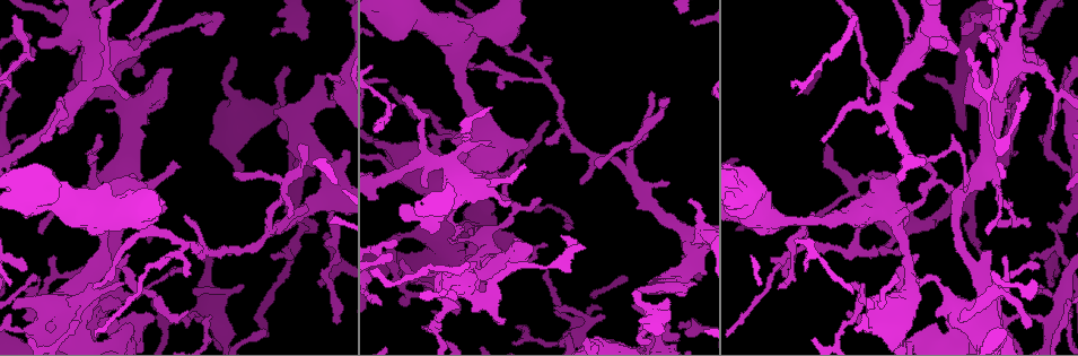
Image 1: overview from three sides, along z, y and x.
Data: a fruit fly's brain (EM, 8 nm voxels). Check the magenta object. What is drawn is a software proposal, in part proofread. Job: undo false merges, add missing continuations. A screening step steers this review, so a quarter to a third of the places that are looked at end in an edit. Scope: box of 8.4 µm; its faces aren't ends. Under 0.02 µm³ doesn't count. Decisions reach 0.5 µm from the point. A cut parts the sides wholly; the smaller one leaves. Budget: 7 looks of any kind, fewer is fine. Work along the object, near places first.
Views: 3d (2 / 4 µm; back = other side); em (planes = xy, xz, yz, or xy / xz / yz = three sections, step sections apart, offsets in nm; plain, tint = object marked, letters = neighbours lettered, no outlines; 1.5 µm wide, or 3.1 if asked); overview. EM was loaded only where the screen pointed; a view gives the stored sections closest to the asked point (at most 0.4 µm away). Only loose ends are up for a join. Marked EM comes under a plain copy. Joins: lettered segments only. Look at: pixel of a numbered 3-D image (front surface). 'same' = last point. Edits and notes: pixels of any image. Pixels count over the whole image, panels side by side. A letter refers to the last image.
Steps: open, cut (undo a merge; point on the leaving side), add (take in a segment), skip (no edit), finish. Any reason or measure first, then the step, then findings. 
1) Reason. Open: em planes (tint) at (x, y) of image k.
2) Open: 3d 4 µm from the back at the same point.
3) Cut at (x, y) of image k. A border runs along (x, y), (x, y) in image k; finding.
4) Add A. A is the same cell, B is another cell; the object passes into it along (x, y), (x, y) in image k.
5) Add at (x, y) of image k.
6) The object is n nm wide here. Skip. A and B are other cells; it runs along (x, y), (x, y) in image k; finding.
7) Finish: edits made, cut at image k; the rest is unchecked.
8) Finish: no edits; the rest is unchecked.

Branch stops here. Open: 3d 4 µm from the back at (531, 246) of image 1.

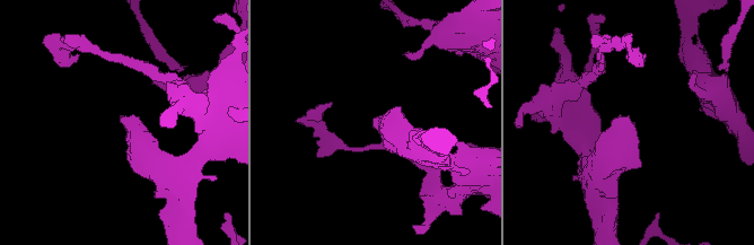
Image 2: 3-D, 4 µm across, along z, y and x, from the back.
Open: em yz step 4 (letters) at (373, 120) of image 2.

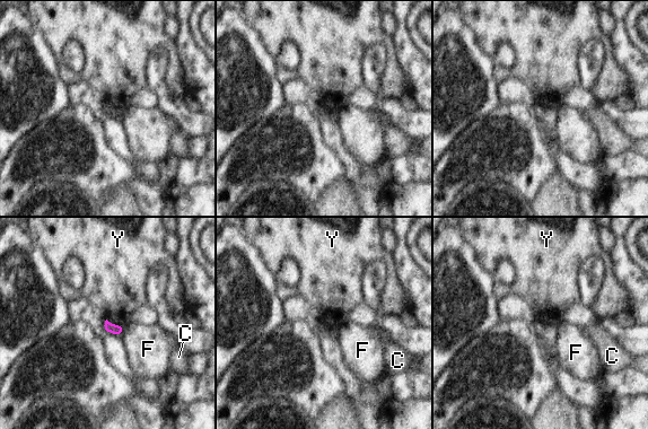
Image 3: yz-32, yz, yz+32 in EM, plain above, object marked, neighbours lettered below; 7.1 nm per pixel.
Another direction. Open: em planes (letters) at the same point.

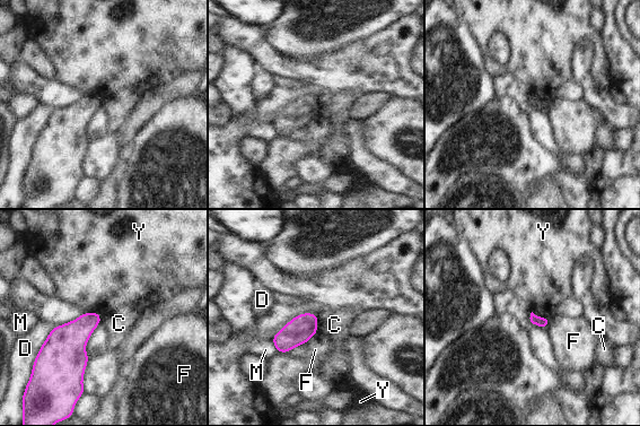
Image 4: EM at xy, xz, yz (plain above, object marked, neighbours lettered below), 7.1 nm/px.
Skip. C, D, F, M and Y are other cells; none of them fits.

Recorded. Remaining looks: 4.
Open: em planes (tint) at (55, 257) of image 1.

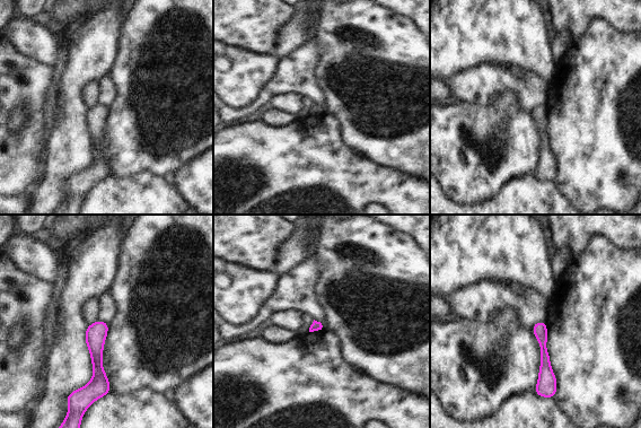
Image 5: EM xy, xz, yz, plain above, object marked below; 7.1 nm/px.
See the neighbours. Open: em planes (letters) at the same point.

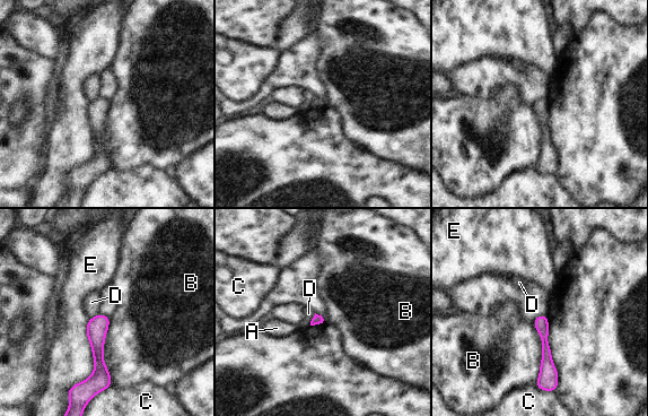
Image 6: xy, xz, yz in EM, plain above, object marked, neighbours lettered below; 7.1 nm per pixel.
The longest contact is with B, 480 nm. Skip. A, B, C, D and E are other cells; it runs along (99, 317), (97, 356), (101, 384) in image 6; no lettered segment goes on from it.

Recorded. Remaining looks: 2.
An open end. Open: em xz step 8 (tint) at (457, 141) of image 1.

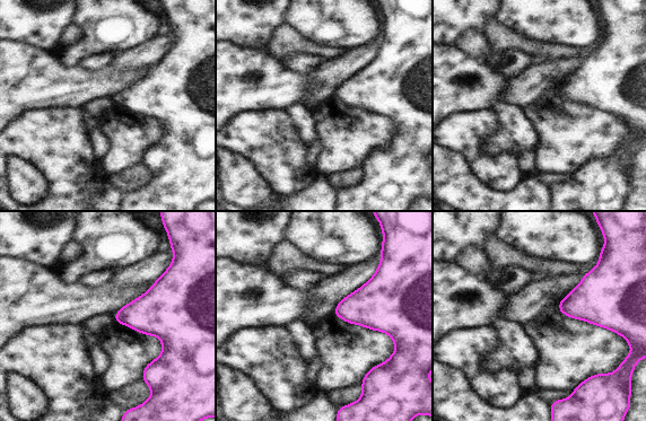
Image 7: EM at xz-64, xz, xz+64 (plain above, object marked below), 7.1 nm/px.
Open: em planes (letters) at the same point.

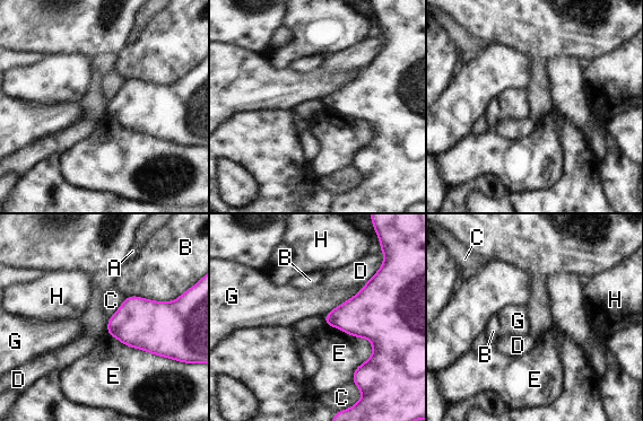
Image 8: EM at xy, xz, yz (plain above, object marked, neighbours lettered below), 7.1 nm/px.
Skip. A, B, C, D, E, G and H are other cells; a border runs along (107, 333), (151, 353), (197, 362) in image 8; none of them fits.

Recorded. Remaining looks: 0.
Finish: no edits; the rest is unchecked.

